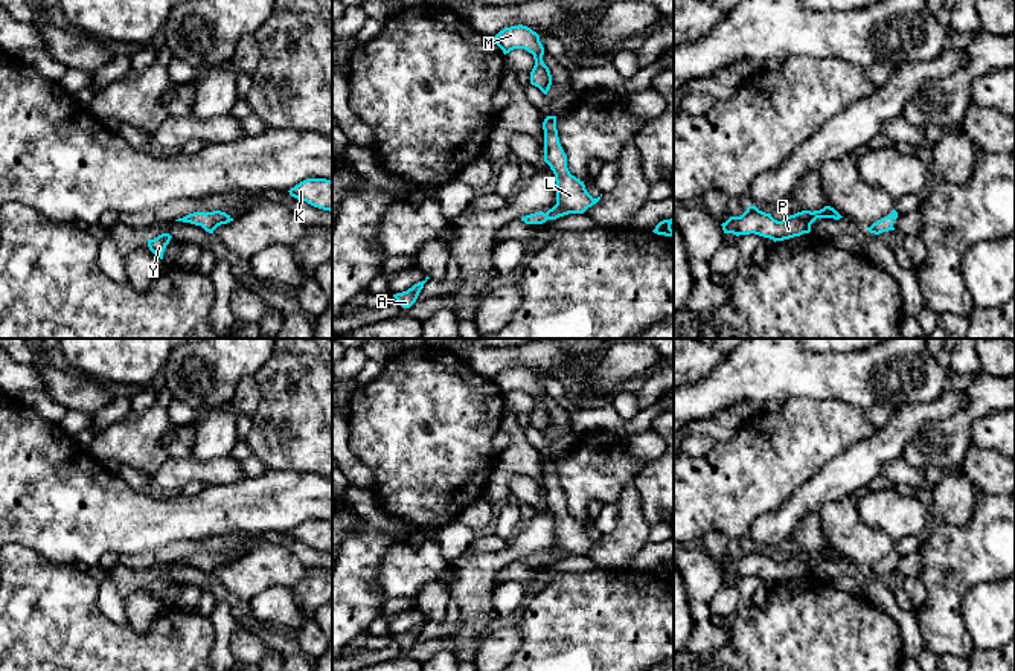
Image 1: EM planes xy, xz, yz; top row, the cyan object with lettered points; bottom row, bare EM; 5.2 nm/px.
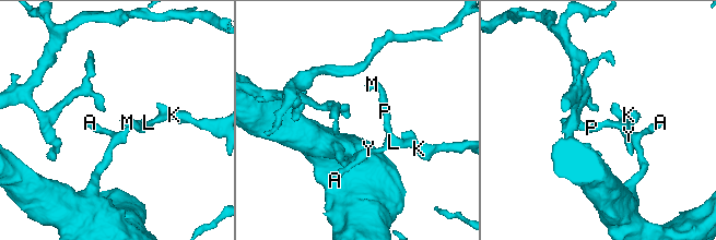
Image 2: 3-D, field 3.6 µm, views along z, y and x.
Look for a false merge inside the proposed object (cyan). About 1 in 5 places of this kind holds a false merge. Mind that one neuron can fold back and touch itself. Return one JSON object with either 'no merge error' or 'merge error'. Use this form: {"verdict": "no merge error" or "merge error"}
{"verdict": "no merge error"}

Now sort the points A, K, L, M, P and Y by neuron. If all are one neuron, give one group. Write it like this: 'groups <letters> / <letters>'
groups A K L M P Y

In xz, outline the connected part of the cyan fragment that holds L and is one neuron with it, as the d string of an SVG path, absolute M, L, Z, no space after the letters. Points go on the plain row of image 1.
M547 458L543 464L543 471L544 471L544 503L550 508L550 511L555 515L555 523L556 523L556 546L549 551L546 555L544 554L535 554L530 557L526 557L521 560L526 566L543 566L547 561L556 561L559 558L568 557L568 555L584 555L588 549L596 546L602 535L597 540L593 540L587 531L584 523L576 520L575 517L570 515L567 509L567 497L559 485L558 479L558 471L556 471L556 458Z

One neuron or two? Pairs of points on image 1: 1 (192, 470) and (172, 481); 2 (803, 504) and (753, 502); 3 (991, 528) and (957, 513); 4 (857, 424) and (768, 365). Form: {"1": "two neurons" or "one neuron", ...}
{"1": "one neuron", "2": "two neurons", "3": "two neurons", "4": "two neurons"}

